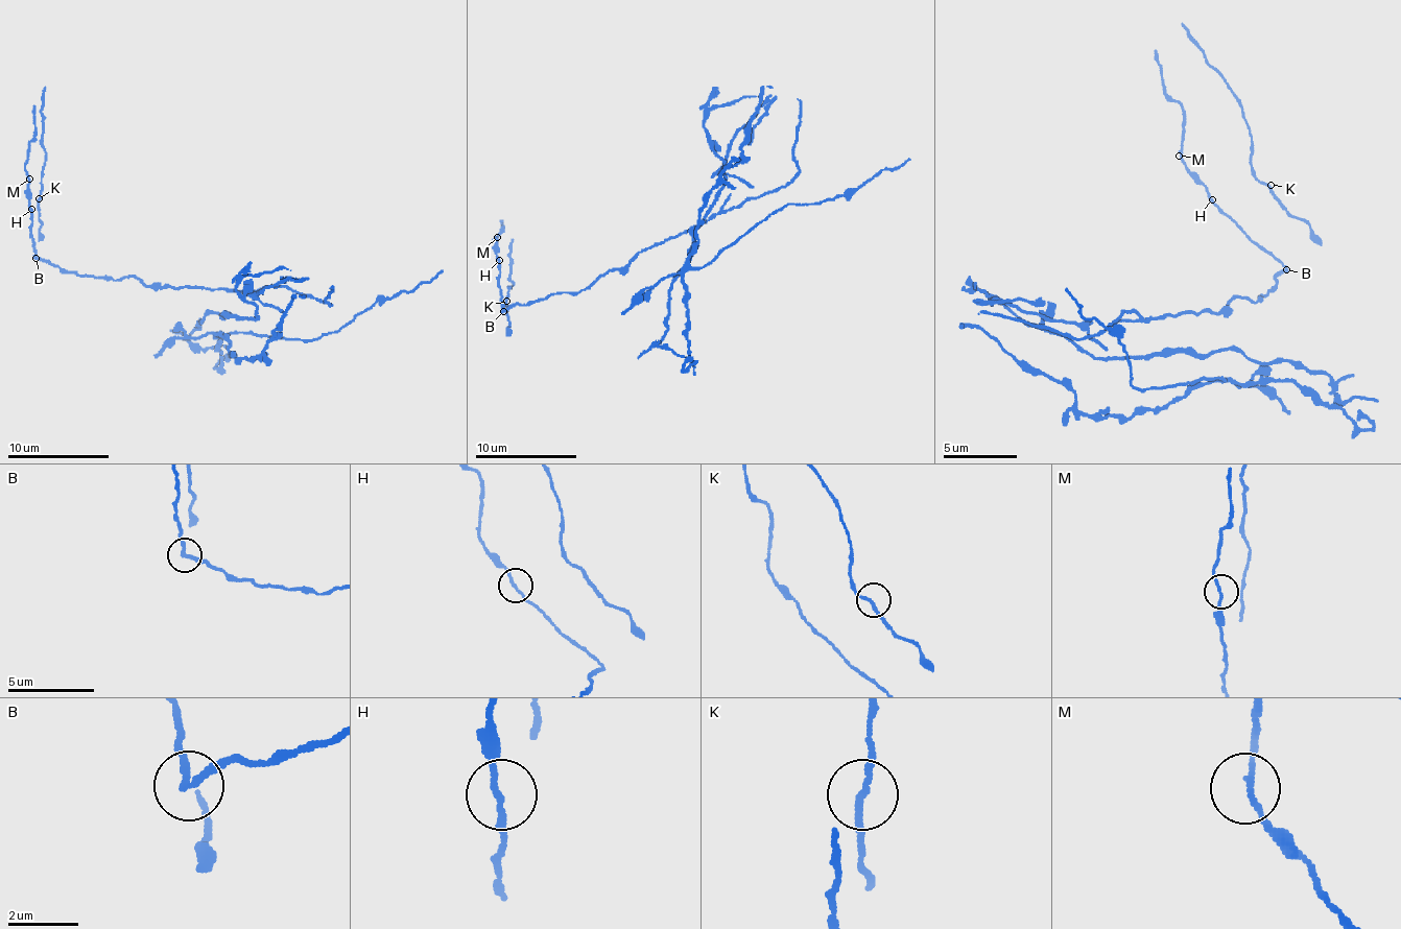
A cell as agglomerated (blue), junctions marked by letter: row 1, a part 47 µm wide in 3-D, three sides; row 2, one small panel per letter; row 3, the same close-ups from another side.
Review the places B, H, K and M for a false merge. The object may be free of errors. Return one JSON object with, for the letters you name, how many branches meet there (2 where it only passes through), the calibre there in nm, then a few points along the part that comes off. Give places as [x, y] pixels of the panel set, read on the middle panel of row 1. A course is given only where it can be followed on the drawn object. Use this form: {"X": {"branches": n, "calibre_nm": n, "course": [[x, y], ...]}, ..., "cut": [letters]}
{"B": {"branches": 2, "calibre_nm": 190, "course": [[504, 310], [586, 290], [694, 227], [656, 341], [691, 361], [687, 270], [788, 205], [851, 194], [909, 159]]}, "cut": ["B"]}

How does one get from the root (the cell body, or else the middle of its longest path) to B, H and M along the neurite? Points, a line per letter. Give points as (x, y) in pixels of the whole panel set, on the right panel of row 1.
B: (1171, 316), (1179, 312), (1219, 312), (1234, 298), (1256, 302), (1278, 283), (1274, 280), (1285, 268)
H: (1171, 316), (1179, 312), (1219, 312), (1234, 298), (1256, 302), (1278, 283), (1274, 276), (1281, 265), (1212, 199)
M: (1171, 316), (1219, 312), (1234, 298), (1256, 302), (1278, 283), (1274, 276), (1281, 268), (1208, 195), (1179, 156)

